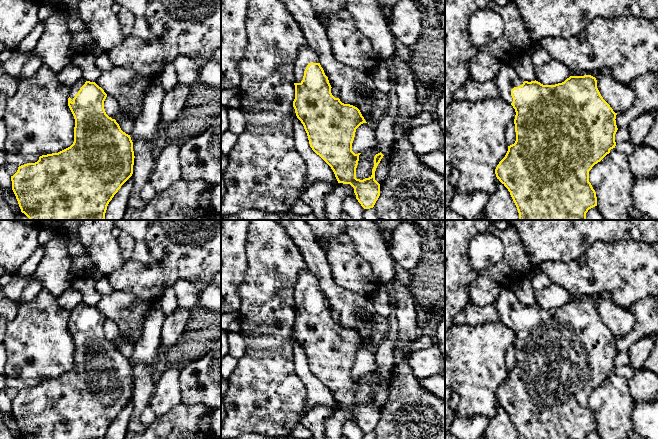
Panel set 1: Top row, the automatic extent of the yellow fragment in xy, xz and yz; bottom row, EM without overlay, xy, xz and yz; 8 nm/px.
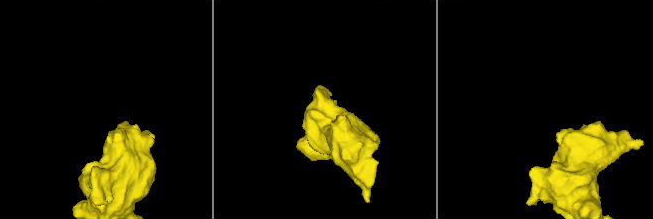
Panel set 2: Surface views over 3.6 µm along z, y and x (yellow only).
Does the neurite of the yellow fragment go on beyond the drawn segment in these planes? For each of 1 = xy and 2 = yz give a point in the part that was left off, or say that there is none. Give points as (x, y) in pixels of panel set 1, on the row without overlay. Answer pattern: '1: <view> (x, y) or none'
1: xy (75, 312)
2: yz (507, 302)

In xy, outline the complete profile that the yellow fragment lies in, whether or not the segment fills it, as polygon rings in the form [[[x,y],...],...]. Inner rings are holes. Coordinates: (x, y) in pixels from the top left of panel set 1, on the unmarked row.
[[[81,302],[69,312],[68,330],[75,343],[74,366],[73,368],[58,376],[42,379],[35,387],[27,387],[18,391],[17,396],[11,400],[12,414],[16,420],[21,436],[25,439],[105,439],[107,430],[121,410],[132,400],[134,389],[133,366],[130,359],[123,356],[115,343],[109,341],[104,333],[104,325],[107,318],[95,306],[86,305]]]

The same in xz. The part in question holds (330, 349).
[[[308,269],[300,273],[293,292],[293,331],[307,357],[310,371],[331,391],[338,407],[350,408],[354,412],[356,423],[364,433],[373,432],[380,420],[380,408],[375,404],[375,395],[384,379],[381,376],[375,379],[372,399],[360,404],[356,402],[356,392],[361,377],[355,378],[352,375],[356,353],[367,346],[357,331],[344,328],[332,319],[332,311],[319,282]]]

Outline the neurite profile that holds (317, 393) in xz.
[[[294,331],[292,332],[292,338],[295,371],[307,390],[307,401],[302,410],[301,418],[317,405],[324,405],[331,408],[333,411],[336,411],[339,407],[333,394],[310,371],[307,357],[301,345],[297,342]]]

